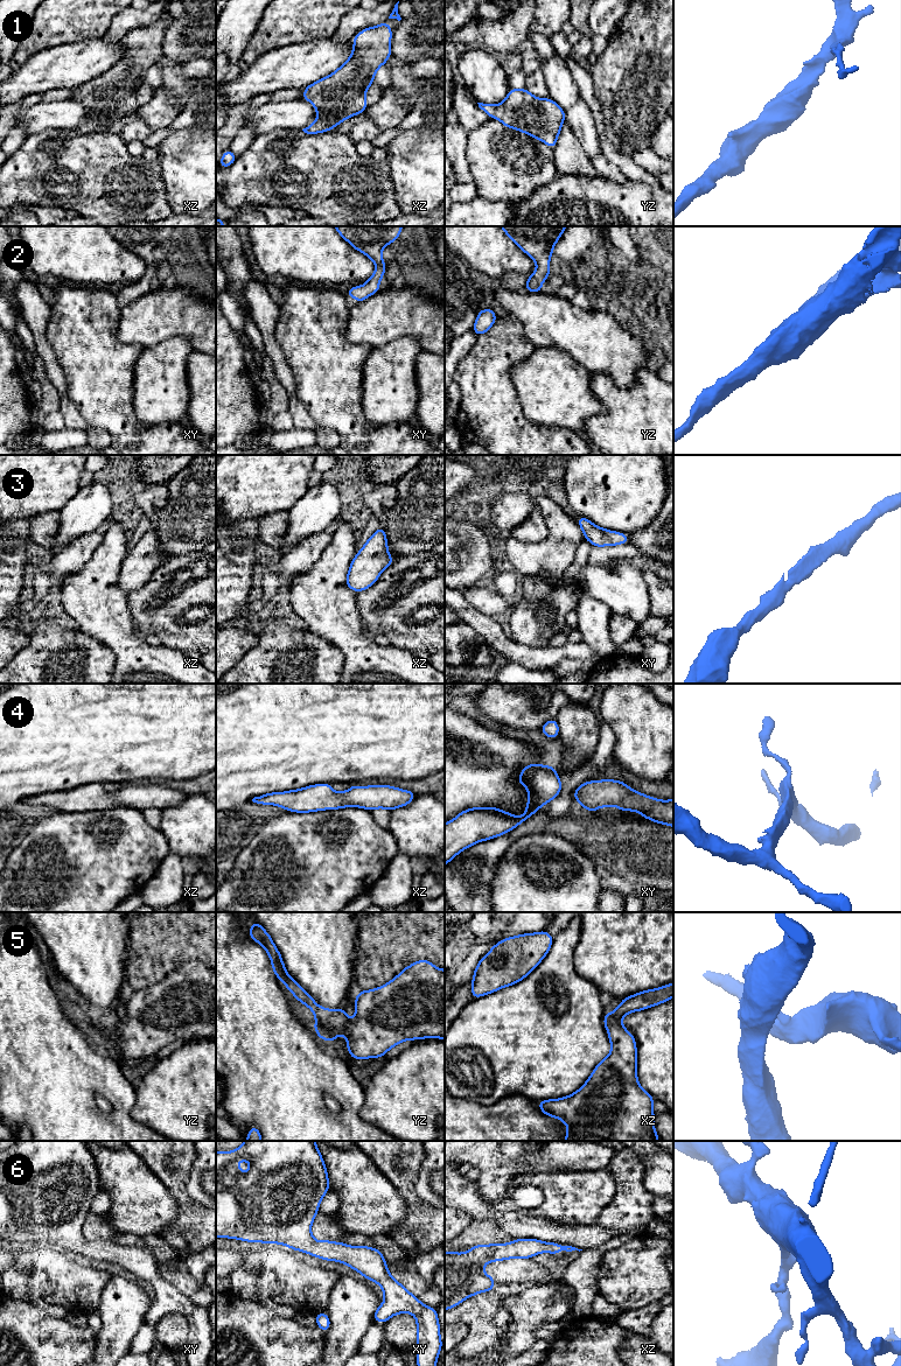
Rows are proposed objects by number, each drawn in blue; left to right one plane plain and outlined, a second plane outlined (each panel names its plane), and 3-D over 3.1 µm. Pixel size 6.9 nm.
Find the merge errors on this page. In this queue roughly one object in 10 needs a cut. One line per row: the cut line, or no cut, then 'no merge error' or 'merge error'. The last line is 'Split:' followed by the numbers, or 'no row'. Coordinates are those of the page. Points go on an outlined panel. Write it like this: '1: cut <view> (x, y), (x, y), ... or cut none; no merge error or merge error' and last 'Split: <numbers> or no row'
1: cut none; no merge error
2: cut none; no merge error
3: cut none; no merge error
4: cut none; no merge error
5: cut none; no merge error
6: cut none; no merge error
Split: no row

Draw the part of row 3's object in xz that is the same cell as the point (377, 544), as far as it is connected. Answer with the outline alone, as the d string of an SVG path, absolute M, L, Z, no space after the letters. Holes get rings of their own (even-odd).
M379 526L352 559L345 584L355 593L371 587L393 562L387 552L386 531Z

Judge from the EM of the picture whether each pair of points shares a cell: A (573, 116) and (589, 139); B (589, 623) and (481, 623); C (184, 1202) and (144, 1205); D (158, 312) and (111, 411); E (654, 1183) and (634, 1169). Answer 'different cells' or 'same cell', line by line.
A: same cell
B: different cells
C: different cells
D: different cells
E: different cells

